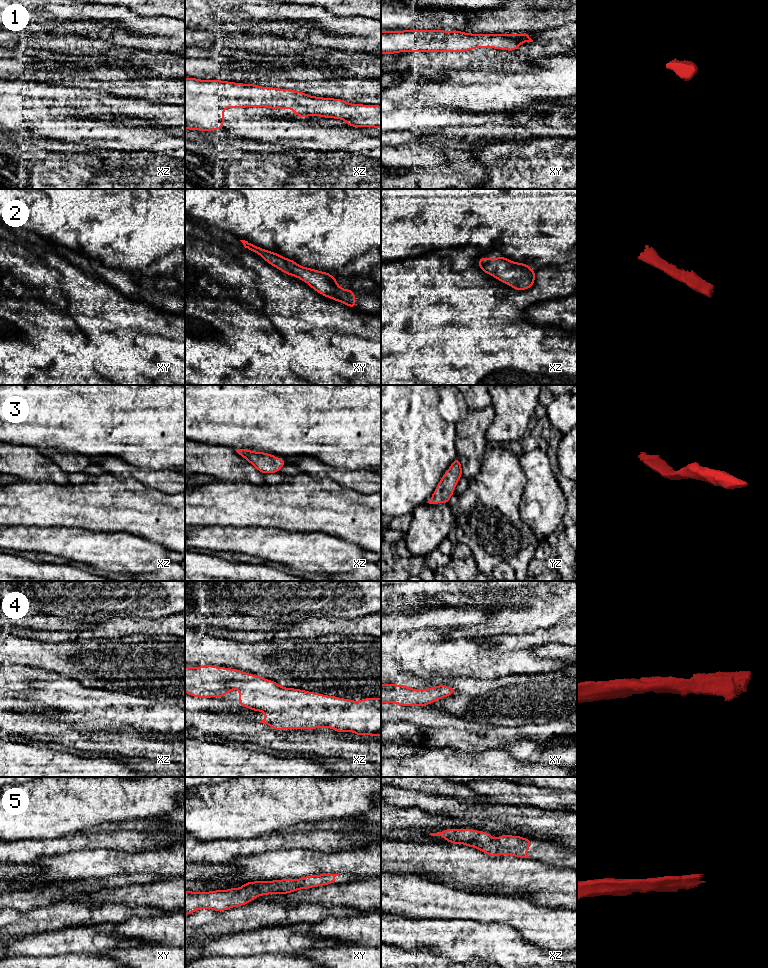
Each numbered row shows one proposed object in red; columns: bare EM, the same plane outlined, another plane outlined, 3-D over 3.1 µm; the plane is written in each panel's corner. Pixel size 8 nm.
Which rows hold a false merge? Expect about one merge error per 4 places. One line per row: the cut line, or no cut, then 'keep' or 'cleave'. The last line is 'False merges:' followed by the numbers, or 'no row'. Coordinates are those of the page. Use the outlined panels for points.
1: no cut | keep
2: no cut | keep
3: no cut | keep
4: no cut | keep
5: no cut | keep
False merges: no row

